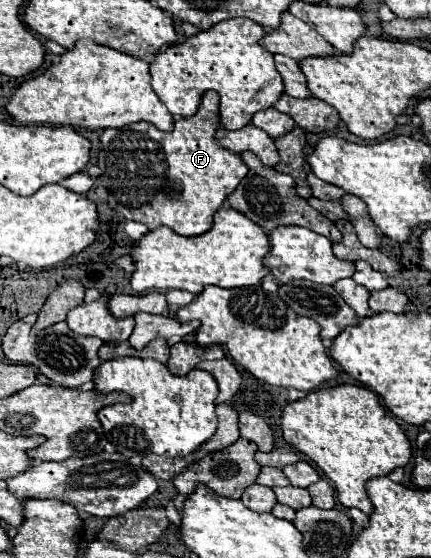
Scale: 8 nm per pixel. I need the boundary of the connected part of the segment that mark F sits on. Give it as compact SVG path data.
M208 90L202 96L198 112L190 118L176 120L172 132L162 132L150 122L134 122L124 128L102 130L100 150L98 154L90 154L92 160L86 170L94 178L94 186L102 186L108 190L108 204L112 210L116 210L128 220L146 224L150 230L158 226L168 226L182 236L198 236L210 230L212 214L222 206L226 196L236 190L236 186L248 172L246 164L238 158L238 154L214 142L214 132L220 126L218 100L218 94Z

